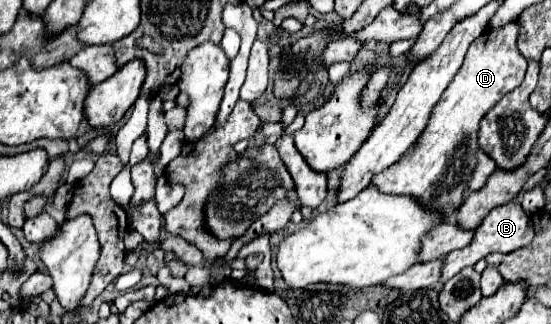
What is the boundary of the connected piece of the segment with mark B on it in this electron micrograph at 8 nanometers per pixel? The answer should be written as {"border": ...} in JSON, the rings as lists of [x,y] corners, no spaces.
{"border":[[[505,204],[501,208],[495,208],[493,212],[489,212],[489,216],[483,220],[481,228],[475,230],[473,234],[473,240],[469,246],[465,246],[463,250],[457,250],[457,252],[451,252],[449,256],[443,258],[443,266],[441,266],[441,278],[439,282],[433,286],[441,286],[445,284],[453,274],[457,274],[461,268],[465,266],[475,266],[481,258],[485,258],[487,254],[491,252],[513,252],[525,244],[529,244],[529,240],[533,240],[533,224],[529,224],[529,212],[525,212],[519,204]]]}

